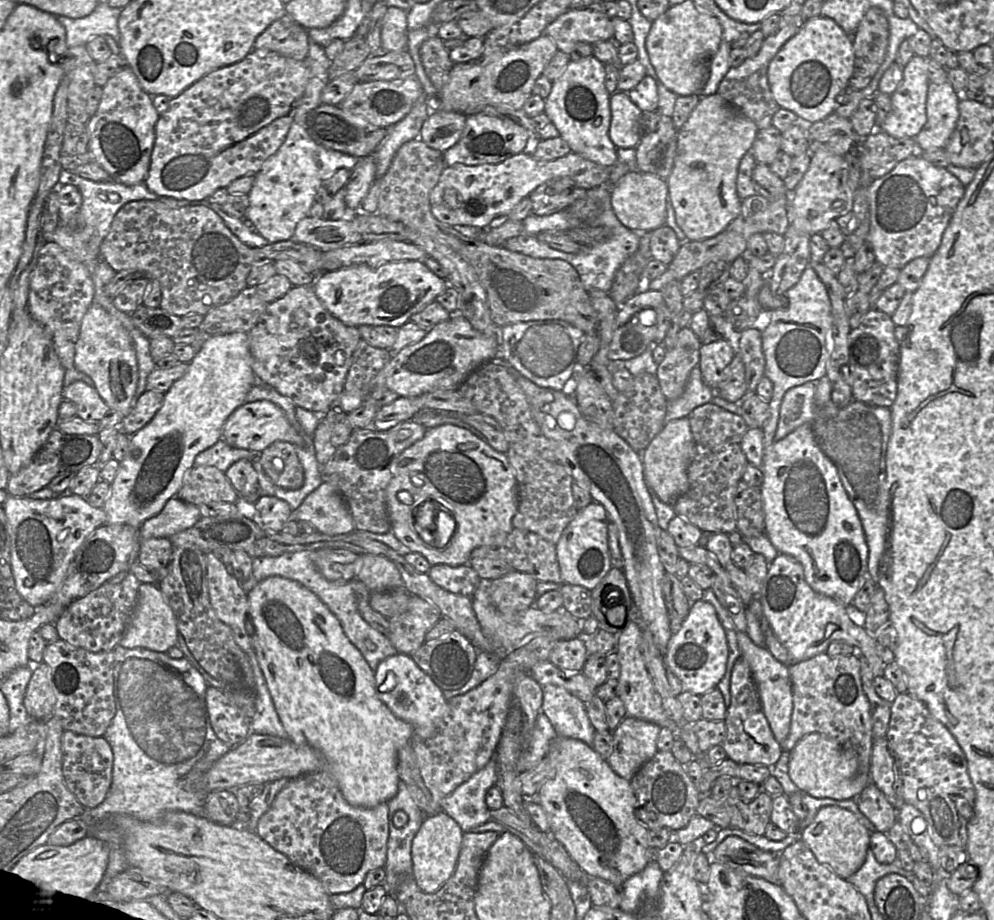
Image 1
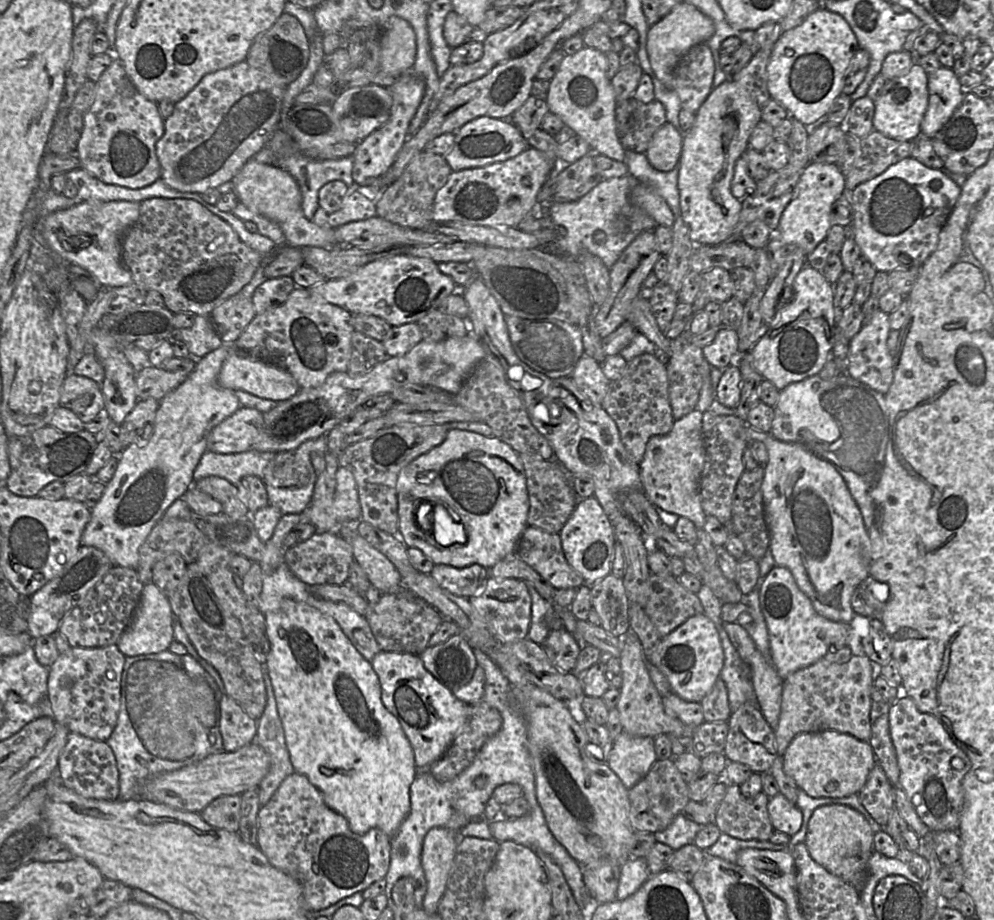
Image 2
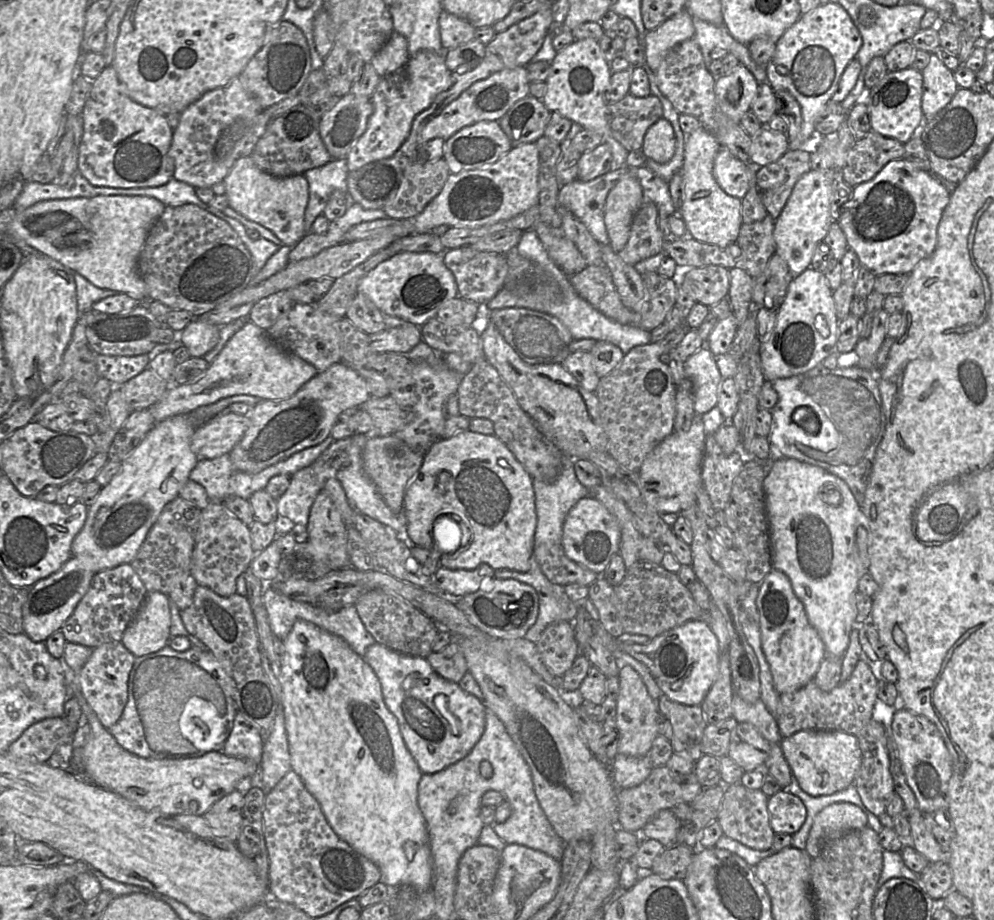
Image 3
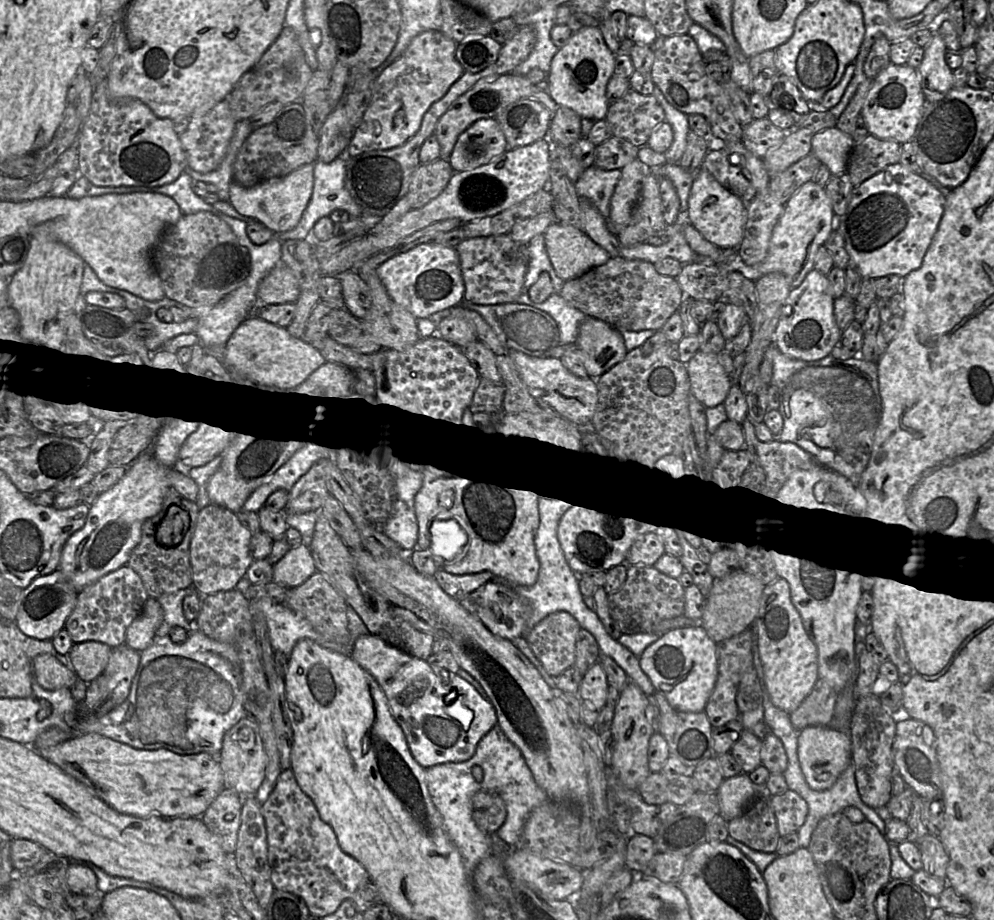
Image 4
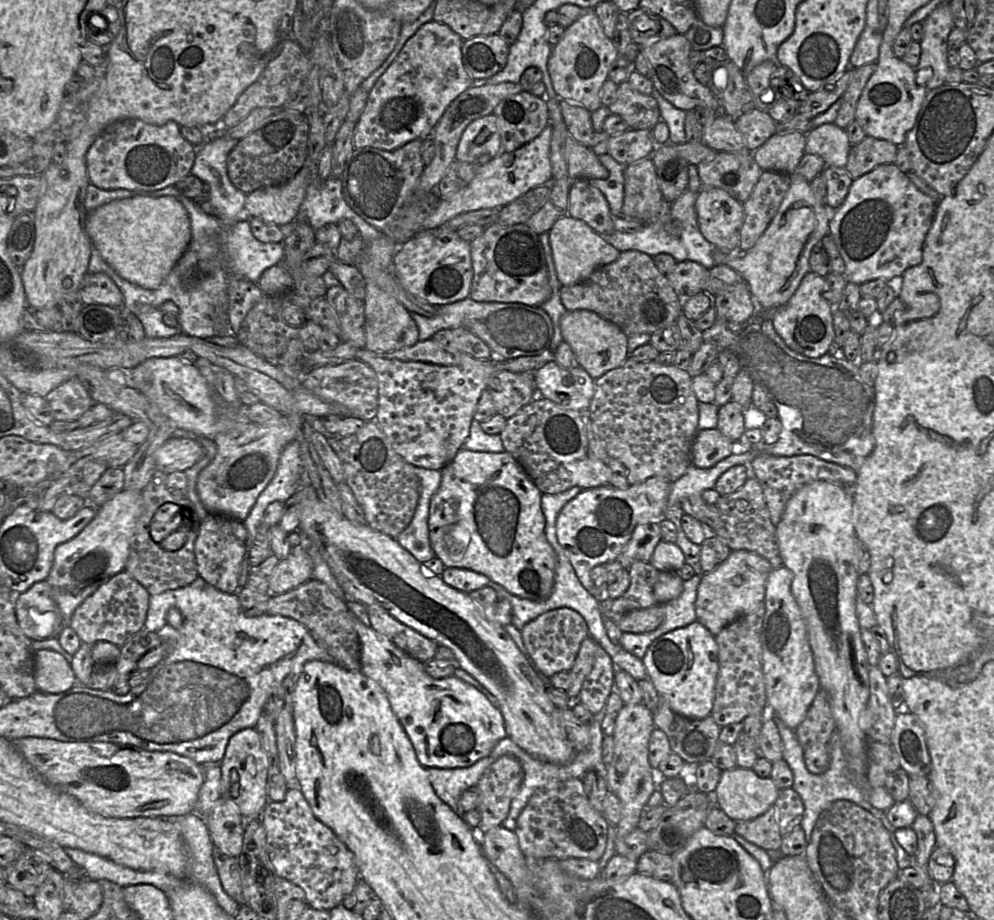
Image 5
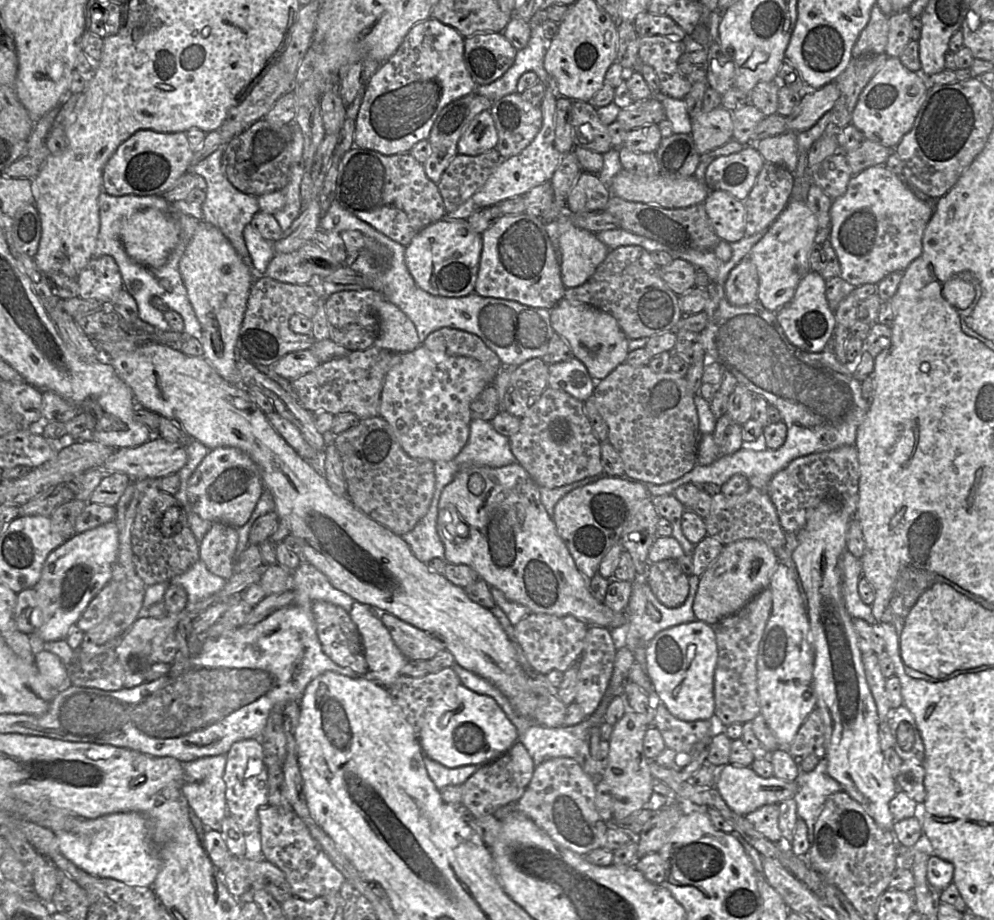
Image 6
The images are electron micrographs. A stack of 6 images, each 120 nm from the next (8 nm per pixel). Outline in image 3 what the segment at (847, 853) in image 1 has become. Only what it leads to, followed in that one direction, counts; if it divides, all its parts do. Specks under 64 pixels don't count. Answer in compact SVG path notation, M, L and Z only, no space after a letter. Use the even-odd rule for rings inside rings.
M848 802L830 804L815 816L804 850L814 859L828 838L867 825L867 816L857 805Z

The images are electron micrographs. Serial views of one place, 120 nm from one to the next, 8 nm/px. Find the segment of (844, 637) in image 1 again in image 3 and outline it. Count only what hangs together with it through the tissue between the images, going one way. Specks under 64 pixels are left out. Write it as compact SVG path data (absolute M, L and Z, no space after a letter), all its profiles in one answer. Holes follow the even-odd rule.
M772 569L760 584L756 604L760 616L761 645L776 691L785 694L804 687L814 679L828 654L819 634L809 623L789 578L783 572Z

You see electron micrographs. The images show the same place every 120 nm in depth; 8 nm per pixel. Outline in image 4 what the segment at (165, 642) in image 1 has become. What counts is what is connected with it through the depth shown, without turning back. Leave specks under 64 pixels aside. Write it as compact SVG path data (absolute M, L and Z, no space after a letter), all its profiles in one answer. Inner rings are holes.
M149 597L136 619L126 631L125 644L141 652L148 648L162 624L164 612L156 598Z

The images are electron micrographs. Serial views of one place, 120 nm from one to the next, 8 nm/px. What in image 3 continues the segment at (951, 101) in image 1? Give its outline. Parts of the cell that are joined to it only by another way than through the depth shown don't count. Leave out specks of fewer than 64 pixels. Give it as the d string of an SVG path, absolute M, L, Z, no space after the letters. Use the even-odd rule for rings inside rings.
M931 53L928 65L922 70L922 112L924 120L943 109L959 89L954 74L936 53Z

